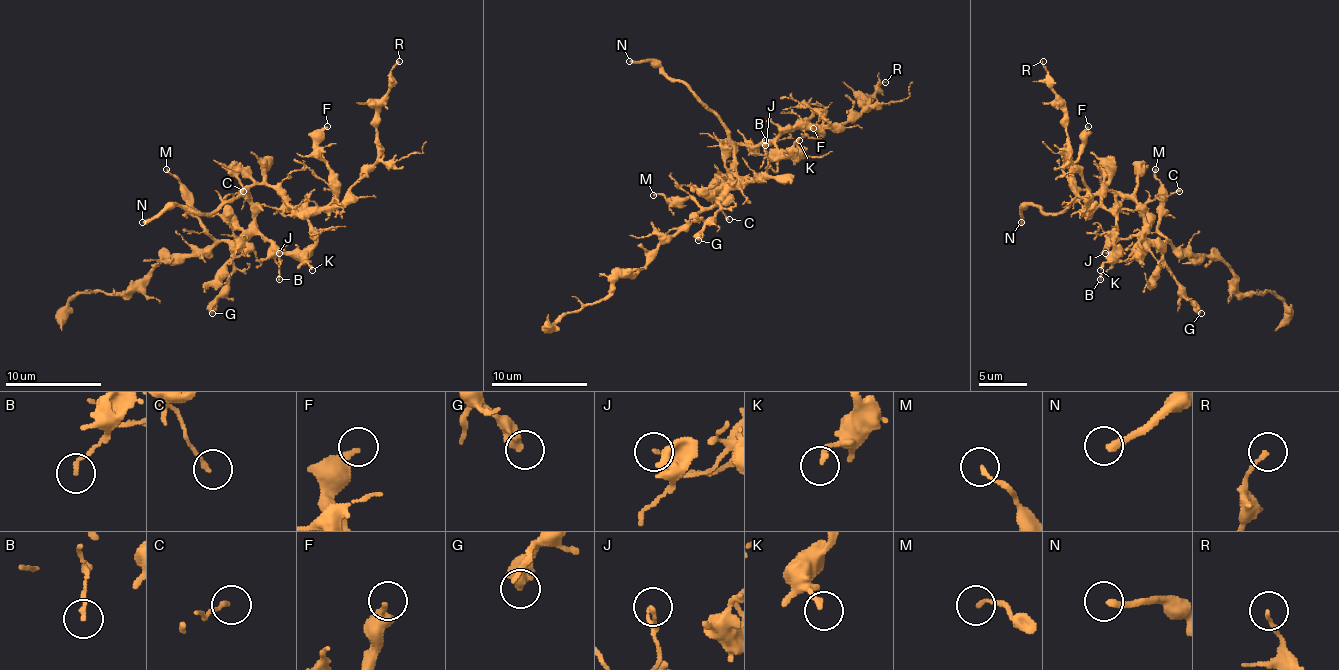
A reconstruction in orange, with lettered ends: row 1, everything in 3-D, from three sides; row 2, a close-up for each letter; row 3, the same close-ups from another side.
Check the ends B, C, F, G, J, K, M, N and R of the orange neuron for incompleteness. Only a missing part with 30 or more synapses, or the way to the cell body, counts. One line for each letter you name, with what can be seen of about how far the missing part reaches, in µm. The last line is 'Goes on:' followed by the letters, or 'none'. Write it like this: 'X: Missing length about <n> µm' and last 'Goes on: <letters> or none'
N: Missing length about 50 µm
Goes on: N

